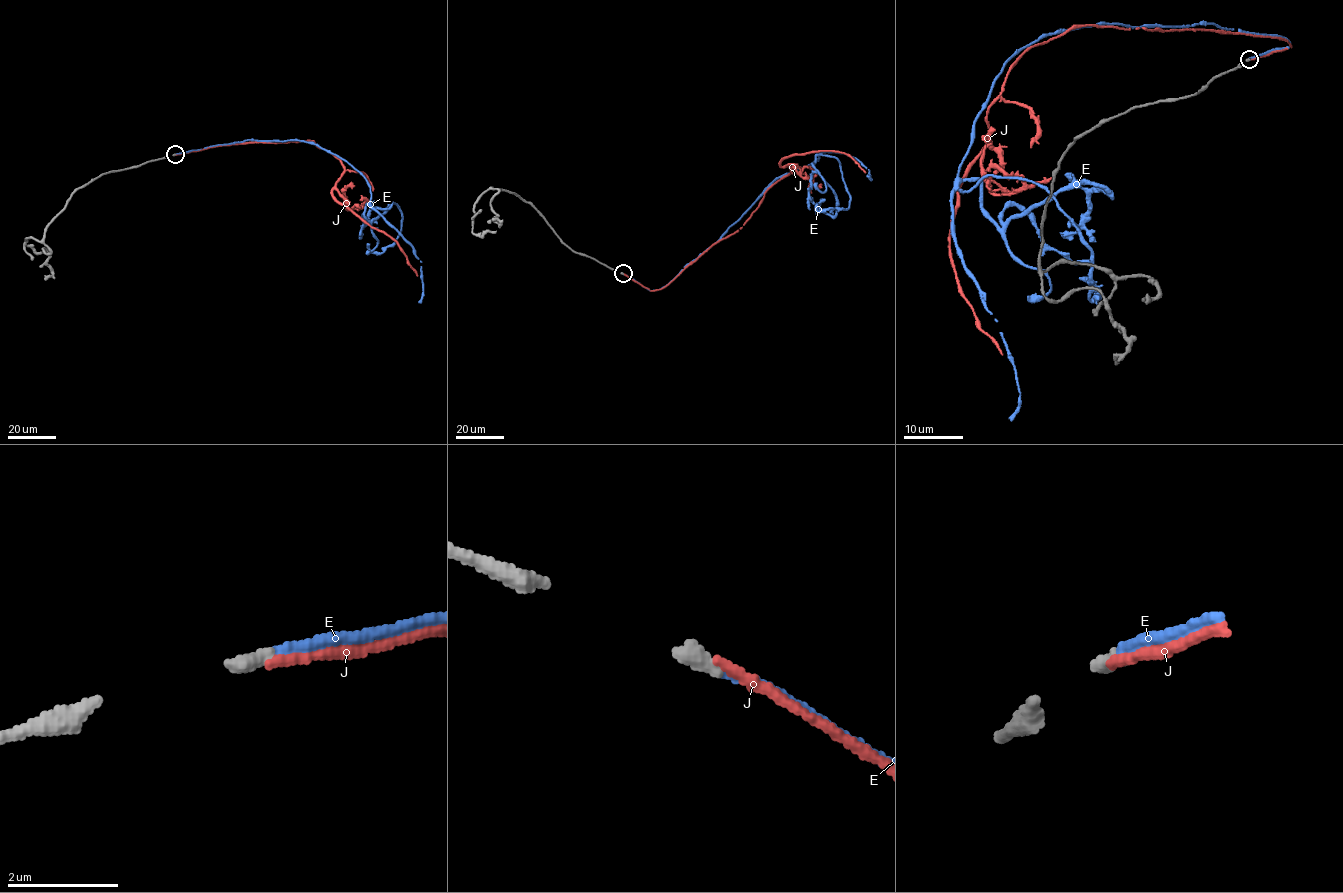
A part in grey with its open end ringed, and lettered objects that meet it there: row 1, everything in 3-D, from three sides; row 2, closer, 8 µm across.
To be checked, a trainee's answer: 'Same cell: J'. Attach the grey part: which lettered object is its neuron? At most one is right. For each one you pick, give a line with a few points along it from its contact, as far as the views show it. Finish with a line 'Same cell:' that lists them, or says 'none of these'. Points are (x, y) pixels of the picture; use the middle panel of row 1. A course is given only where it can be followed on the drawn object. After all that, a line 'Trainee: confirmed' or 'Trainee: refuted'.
E: it runs (623, 274), (649, 290), (664, 287), (774, 180), (818, 154), (836, 157), (848, 207), (817, 211), (817, 204)
Same cell: E
Trainee: refuted

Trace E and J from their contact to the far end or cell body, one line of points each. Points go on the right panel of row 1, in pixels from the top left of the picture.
E: (1249, 59), (1289, 42), (1097, 23), (1005, 63), (960, 191), (1039, 183), (1091, 251), (1092, 299), (1079, 278)
J: (1249, 59), (1291, 45), (1082, 25), (1030, 47), (987, 113), (948, 247), (1002, 355)

